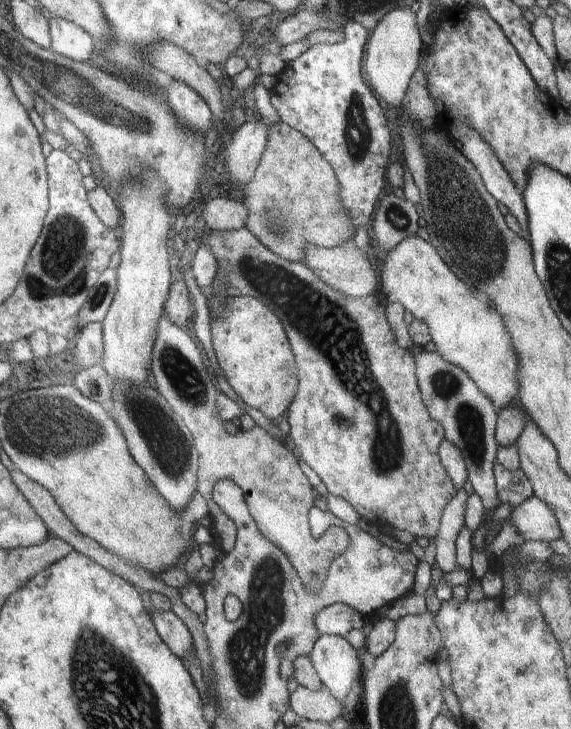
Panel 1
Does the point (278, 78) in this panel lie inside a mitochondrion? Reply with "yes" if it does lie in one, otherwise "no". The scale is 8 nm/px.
no

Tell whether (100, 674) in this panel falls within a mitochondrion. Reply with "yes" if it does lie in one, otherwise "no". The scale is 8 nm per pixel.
yes

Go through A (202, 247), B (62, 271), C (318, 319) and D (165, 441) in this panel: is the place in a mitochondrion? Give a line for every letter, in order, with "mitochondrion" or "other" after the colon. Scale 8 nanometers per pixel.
A: other
B: mitochondrion
C: mitochondrion
D: mitochondrion

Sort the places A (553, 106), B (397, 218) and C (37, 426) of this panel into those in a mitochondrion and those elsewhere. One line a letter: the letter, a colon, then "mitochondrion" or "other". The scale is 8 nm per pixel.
A: other
B: mitochondrion
C: mitochondrion

